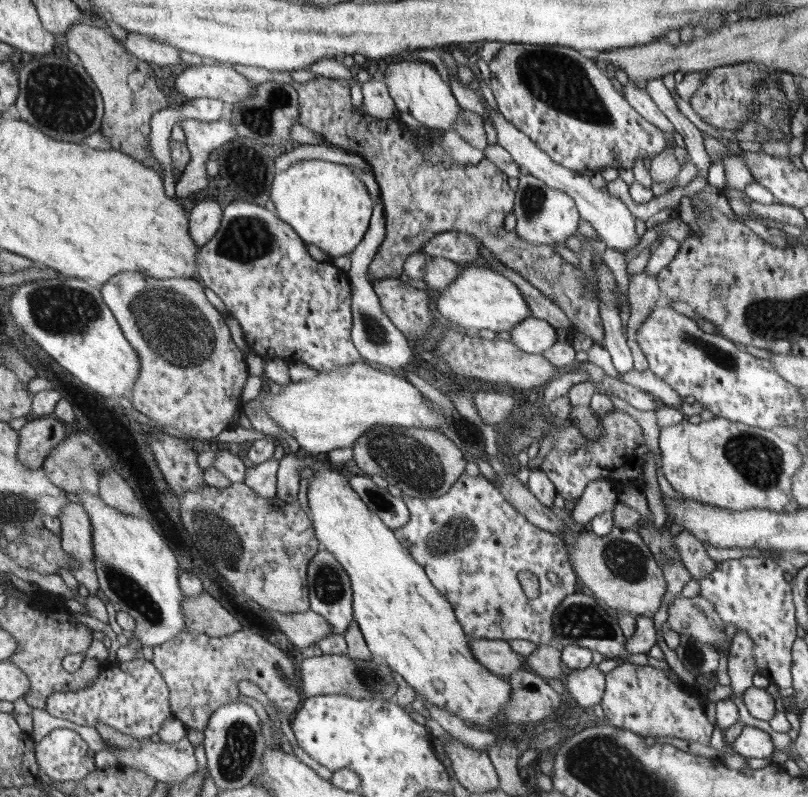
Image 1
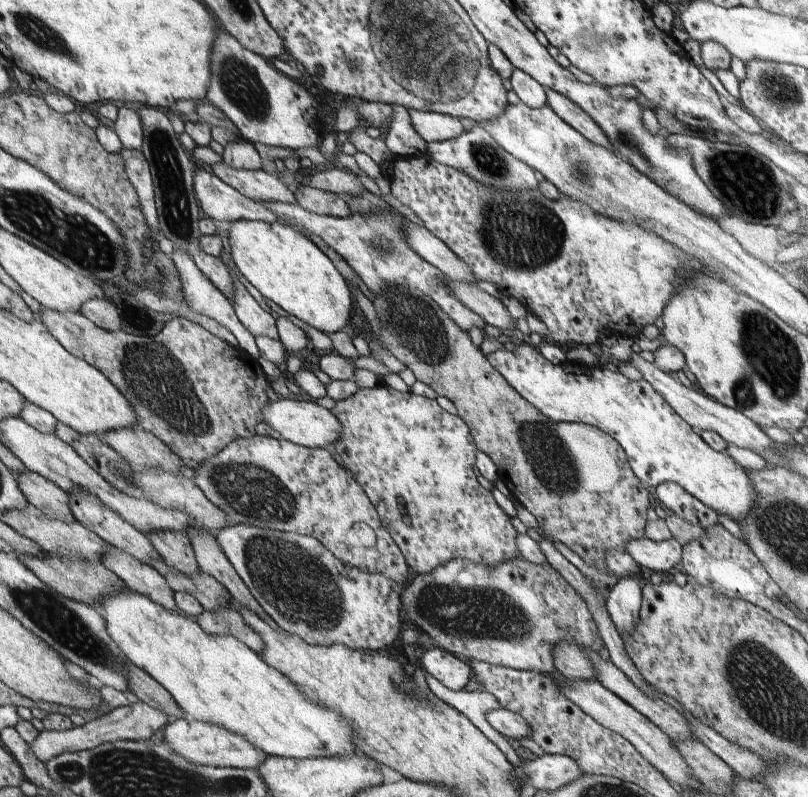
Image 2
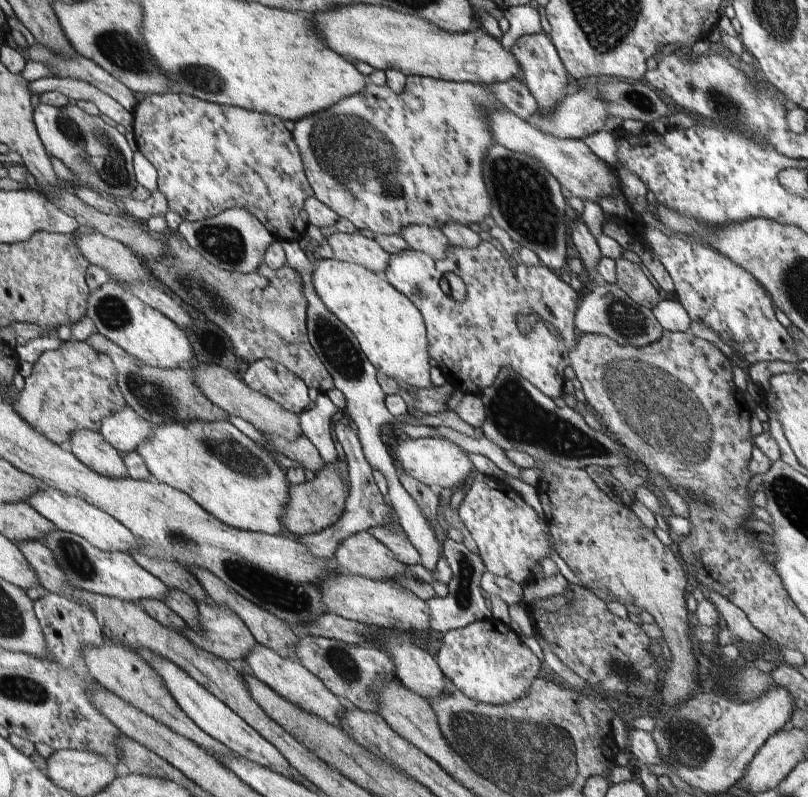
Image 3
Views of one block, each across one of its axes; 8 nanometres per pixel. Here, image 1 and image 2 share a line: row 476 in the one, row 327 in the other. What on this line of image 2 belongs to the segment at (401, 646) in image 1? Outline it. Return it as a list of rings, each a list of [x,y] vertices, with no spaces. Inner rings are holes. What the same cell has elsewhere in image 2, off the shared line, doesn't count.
[[[229,222],[227,242],[231,248],[231,262],[237,272],[265,298],[277,304],[287,316],[295,316],[309,328],[329,336],[345,328],[351,314],[349,290],[339,276],[335,264],[297,228],[289,224],[263,222]]]

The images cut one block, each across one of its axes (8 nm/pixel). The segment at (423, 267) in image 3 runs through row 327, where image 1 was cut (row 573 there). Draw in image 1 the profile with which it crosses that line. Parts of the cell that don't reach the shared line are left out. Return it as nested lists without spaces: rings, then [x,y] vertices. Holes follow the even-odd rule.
[[[463,472],[451,484],[447,494],[439,498],[409,498],[401,494],[399,500],[403,502],[403,506],[407,506],[407,522],[405,526],[393,530],[393,534],[401,544],[409,542],[409,554],[423,566],[435,590],[439,590],[439,594],[447,598],[447,604],[453,606],[455,618],[461,624],[465,636],[491,640],[529,640],[535,646],[549,644],[553,640],[551,616],[563,598],[575,594],[577,580],[577,574],[573,572],[573,566],[569,562],[567,548],[563,540],[559,540],[559,536],[551,536],[549,532],[543,532],[525,522],[525,518],[513,506],[509,506],[493,488],[493,484],[481,474],[467,476]],[[519,570],[529,570],[537,576],[537,598],[529,600],[523,596],[515,580]],[[547,572],[553,572],[559,578],[559,584],[551,584],[547,580]]]

